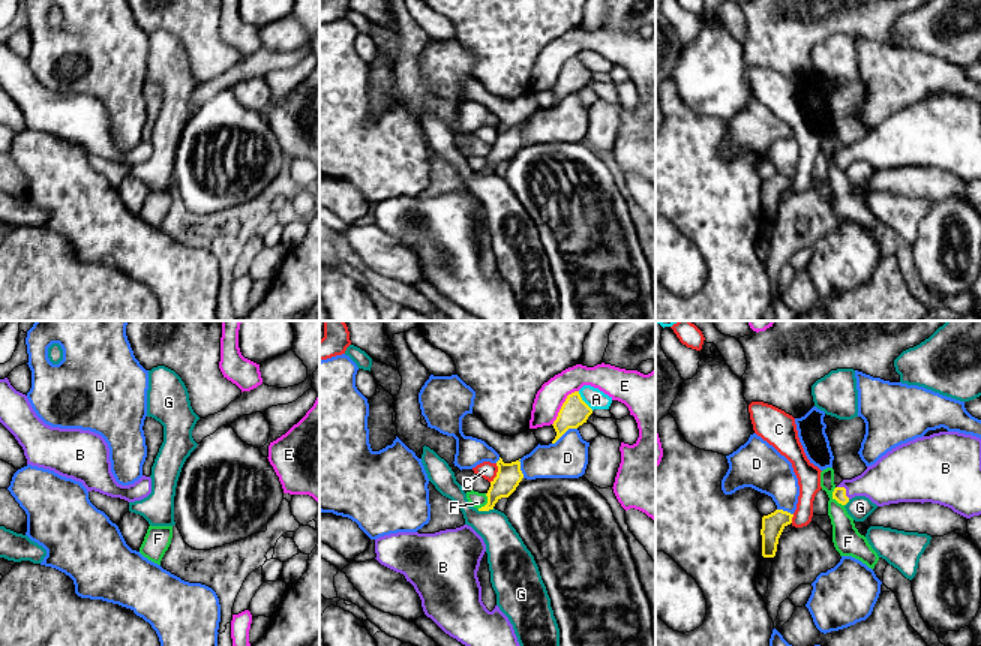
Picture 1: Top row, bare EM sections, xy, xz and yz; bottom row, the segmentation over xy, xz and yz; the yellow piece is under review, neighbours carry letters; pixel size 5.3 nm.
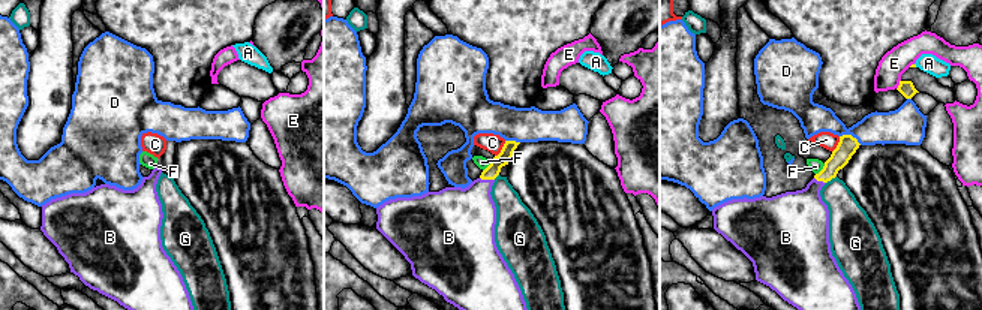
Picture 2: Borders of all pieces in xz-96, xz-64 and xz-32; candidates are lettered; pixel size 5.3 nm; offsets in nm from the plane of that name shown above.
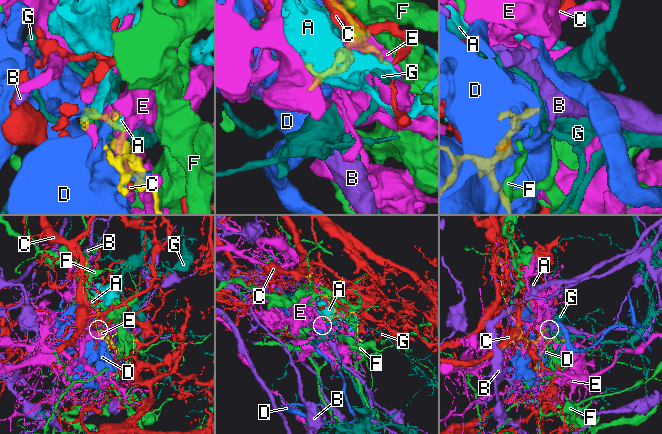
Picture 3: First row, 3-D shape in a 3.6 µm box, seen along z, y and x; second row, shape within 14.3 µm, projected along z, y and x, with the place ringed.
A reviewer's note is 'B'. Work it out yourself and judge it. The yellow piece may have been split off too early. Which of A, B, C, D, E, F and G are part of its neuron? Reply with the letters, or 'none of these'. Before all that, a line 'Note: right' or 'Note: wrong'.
Note: right
B

